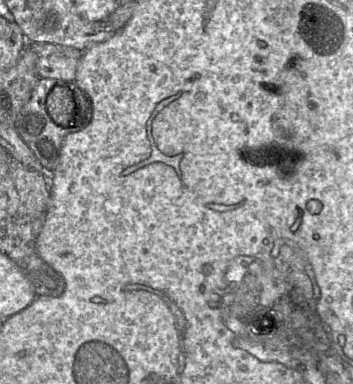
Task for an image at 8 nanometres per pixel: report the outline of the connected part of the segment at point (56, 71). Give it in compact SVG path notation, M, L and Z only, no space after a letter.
M28 42L27 45L37 54L37 72L40 79L74 81L83 51L46 42Z

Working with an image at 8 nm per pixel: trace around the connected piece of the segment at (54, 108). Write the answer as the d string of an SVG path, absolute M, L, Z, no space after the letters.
M54 86L46 98L49 117L59 127L71 129L76 126L78 111L73 91L66 86Z

